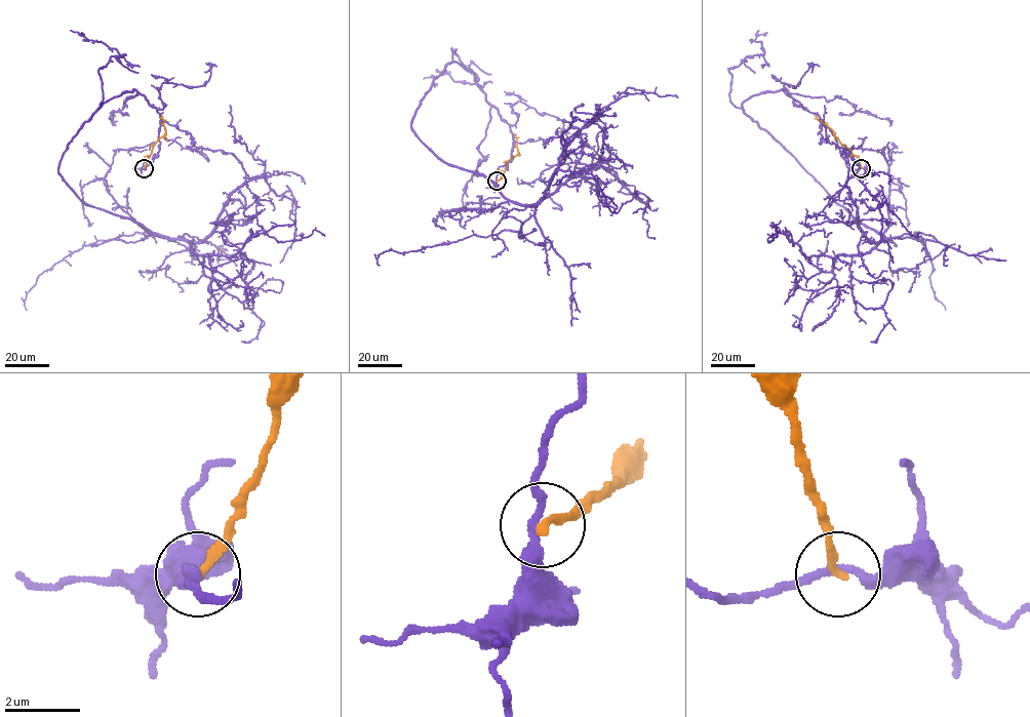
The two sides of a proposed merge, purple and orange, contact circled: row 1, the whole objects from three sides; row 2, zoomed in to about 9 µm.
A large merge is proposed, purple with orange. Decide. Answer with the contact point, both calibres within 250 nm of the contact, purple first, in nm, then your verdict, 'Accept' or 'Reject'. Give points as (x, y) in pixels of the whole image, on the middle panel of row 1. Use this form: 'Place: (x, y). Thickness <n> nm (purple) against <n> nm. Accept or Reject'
Place: (497, 181). Thickness 240 nm (purple) against 240 nm. Reject

